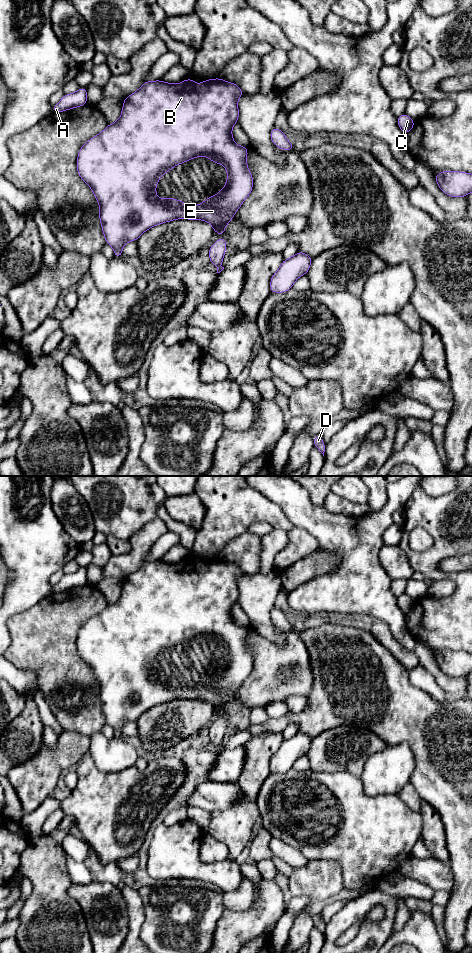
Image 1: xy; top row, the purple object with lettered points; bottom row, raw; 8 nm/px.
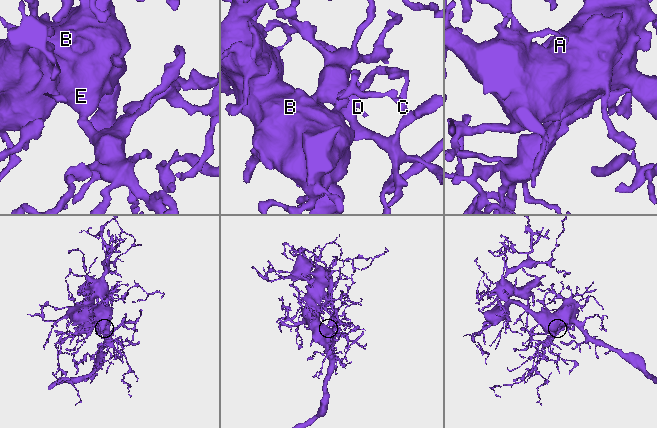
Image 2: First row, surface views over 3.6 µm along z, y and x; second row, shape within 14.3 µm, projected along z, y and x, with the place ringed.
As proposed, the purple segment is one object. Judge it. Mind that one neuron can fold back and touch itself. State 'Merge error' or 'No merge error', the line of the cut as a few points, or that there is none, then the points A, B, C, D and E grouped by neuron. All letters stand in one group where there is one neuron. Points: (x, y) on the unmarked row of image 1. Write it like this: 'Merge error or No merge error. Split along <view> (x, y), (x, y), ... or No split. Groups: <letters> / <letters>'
No merge error. No split. Groups: A B C D E

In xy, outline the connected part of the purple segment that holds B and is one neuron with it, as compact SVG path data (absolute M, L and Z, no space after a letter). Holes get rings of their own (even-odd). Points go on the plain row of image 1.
M219 557L215 559L203 560L203 562L199 565L195 564L195 559L190 558L187 558L183 562L177 564L166 563L162 560L145 561L137 571L130 574L123 580L123 587L120 598L115 603L108 604L104 610L102 610L98 615L89 619L79 629L78 637L76 640L77 652L79 657L92 669L94 676L99 683L99 699L103 715L105 717L106 723L109 724L114 730L114 738L122 738L122 730L127 722L136 722L141 714L150 708L177 699L203 700L212 705L214 713L226 715L224 711L225 707L228 705L228 702L234 698L236 691L242 686L245 679L253 670L253 656L247 647L247 635L249 626L238 626L234 622L232 616L232 608L234 604L239 601L238 579L243 574L245 574L245 572L237 564L227 562ZM201 636L205 636L209 638L213 643L220 643L225 647L227 650L226 666L224 668L221 668L217 675L206 677L205 681L199 685L189 685L185 682L179 681L176 678L169 678L167 676L160 680L156 675L156 665L159 663L159 658L178 644L185 643L193 638Z

